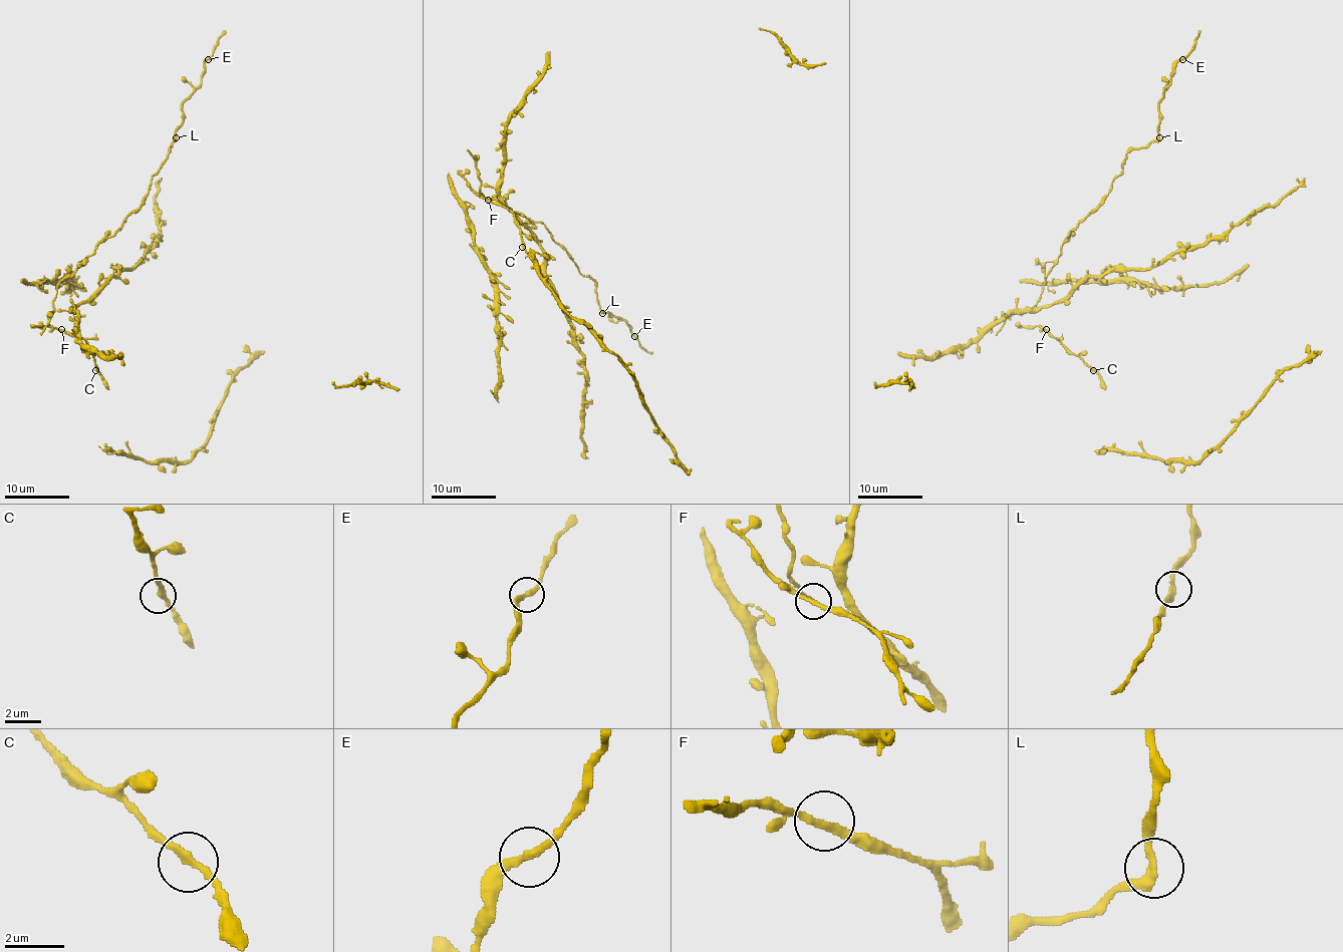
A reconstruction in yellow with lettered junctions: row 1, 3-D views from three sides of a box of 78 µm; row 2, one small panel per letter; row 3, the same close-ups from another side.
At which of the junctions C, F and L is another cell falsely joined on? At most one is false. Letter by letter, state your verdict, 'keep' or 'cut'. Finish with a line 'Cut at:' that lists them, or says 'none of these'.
C: keep
F: keep
L: keep
Cut at: none of these

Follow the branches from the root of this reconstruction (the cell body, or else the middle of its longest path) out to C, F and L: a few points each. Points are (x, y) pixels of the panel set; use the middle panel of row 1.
C: (466, 179), (475, 192), (501, 203), (514, 216), (522, 247)
F: (466, 179), (475, 192), (488, 200)
L: (466, 179), (475, 168), (487, 199), (540, 221), (577, 270), (595, 281), (601, 313)

